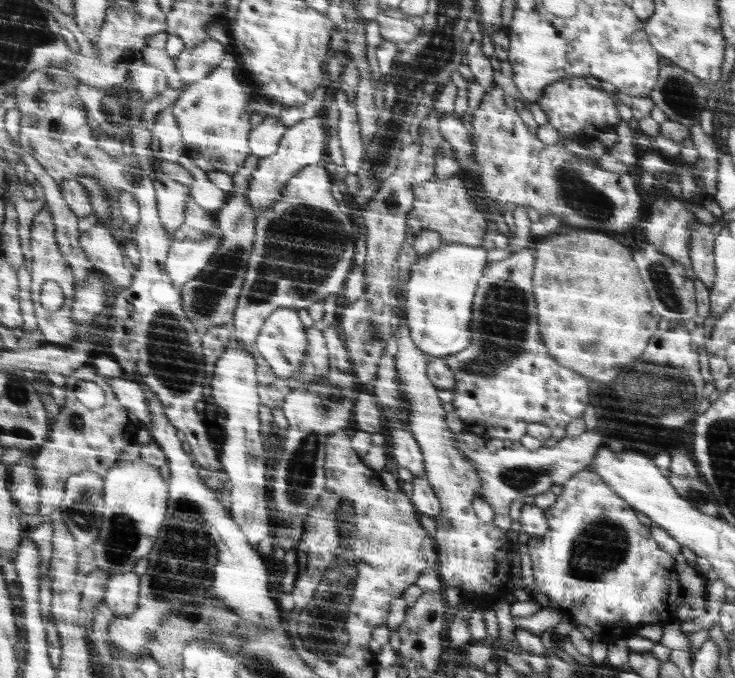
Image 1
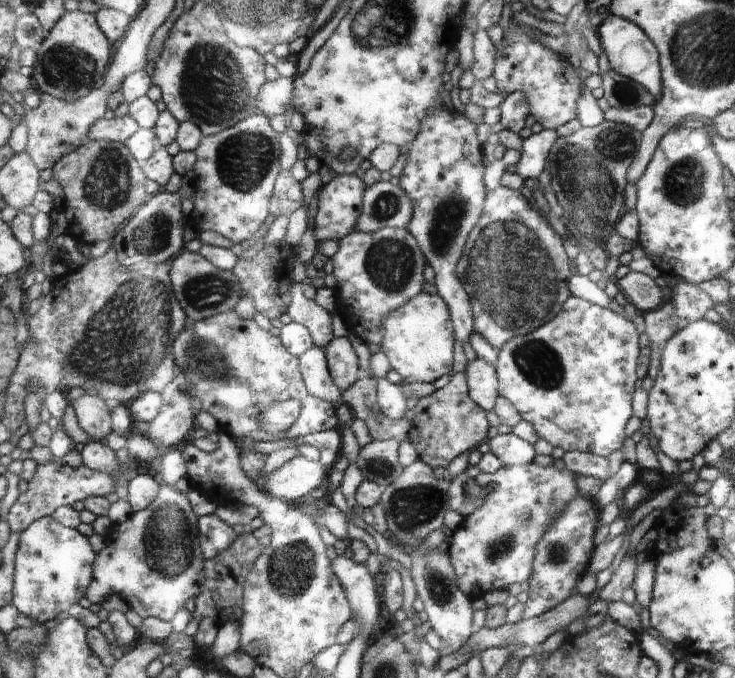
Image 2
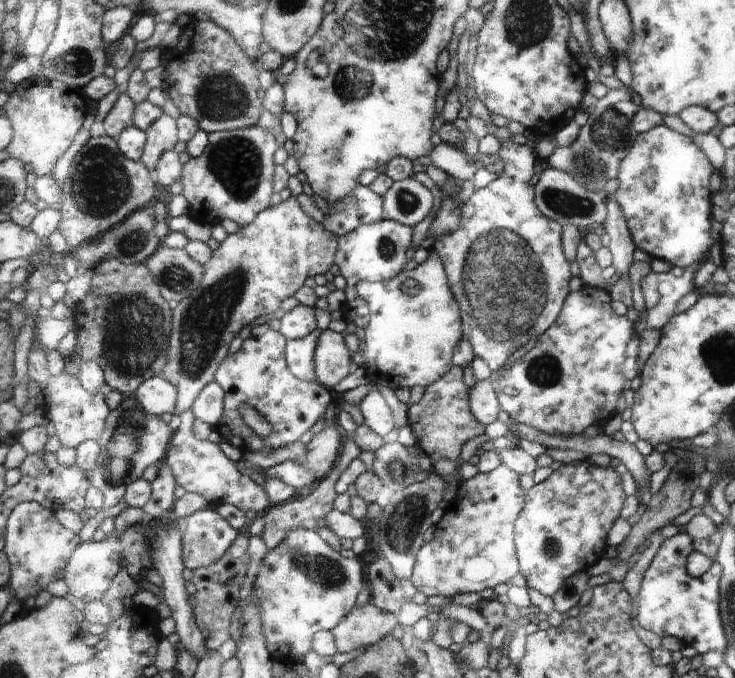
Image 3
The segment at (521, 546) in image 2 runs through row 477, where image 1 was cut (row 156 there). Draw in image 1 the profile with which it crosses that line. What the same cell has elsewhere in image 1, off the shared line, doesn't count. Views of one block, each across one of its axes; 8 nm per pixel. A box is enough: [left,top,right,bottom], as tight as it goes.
[472,86,640,232]

